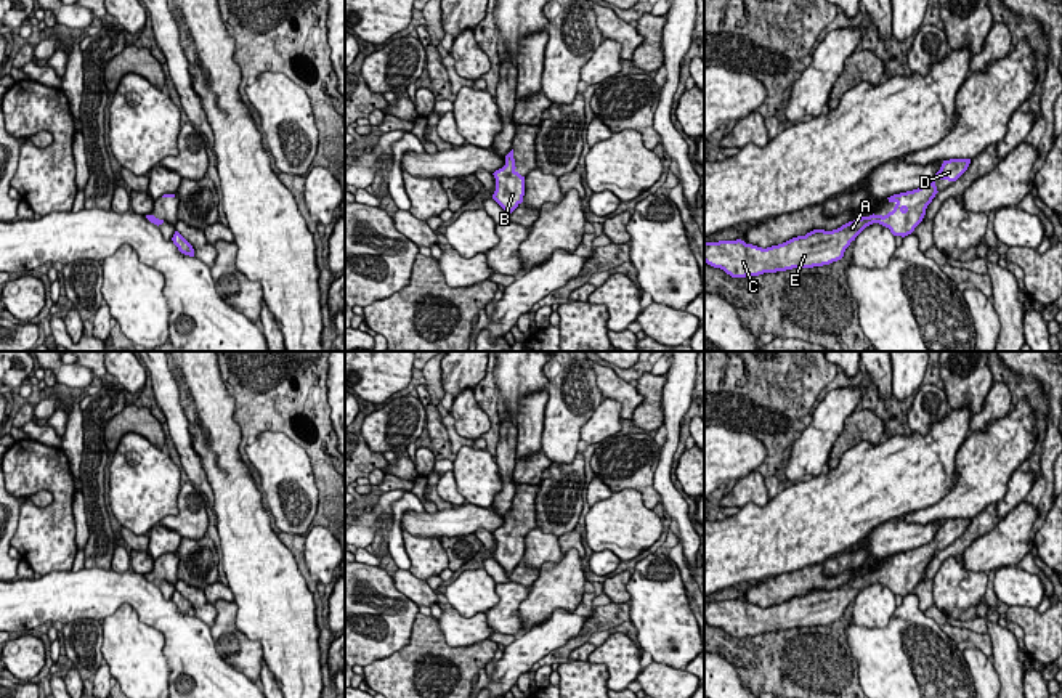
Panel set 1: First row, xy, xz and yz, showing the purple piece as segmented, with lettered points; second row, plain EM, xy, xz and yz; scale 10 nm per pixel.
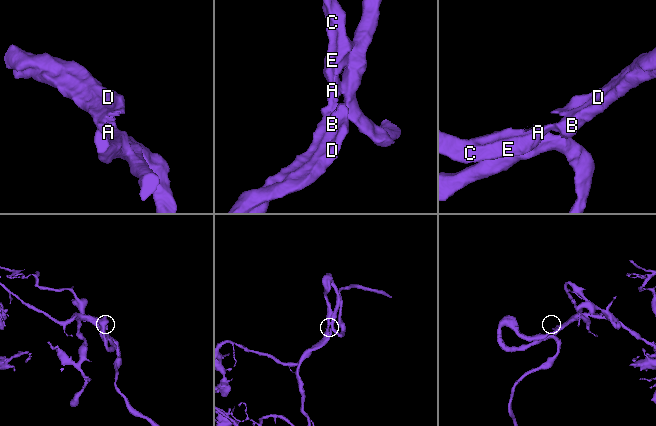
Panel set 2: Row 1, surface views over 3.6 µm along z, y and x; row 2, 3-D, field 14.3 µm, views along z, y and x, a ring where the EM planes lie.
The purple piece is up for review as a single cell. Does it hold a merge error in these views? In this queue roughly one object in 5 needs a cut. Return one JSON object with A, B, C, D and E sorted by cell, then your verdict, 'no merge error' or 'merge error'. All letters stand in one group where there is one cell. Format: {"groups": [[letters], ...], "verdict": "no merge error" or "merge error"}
{"groups": [["A", "B", "C", "D", "E"]], "verdict": "no merge error"}

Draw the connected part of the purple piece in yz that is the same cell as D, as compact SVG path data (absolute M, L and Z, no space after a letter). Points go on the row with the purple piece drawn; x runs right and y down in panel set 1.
M971 159L943 160L930 183L887 197L895 207L884 217L873 213L833 231L813 229L805 236L797 236L767 249L746 244L741 239L704 242L704 262L724 270L732 278L746 278L837 262L844 257L850 242L873 223L889 228L894 236L905 237L922 221L927 205L938 193L935 181L956 181L967 170L969 164Z

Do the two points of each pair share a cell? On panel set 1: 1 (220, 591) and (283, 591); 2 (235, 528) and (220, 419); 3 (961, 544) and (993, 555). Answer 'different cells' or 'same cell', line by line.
1: different cells
2: same cell
3: different cells

